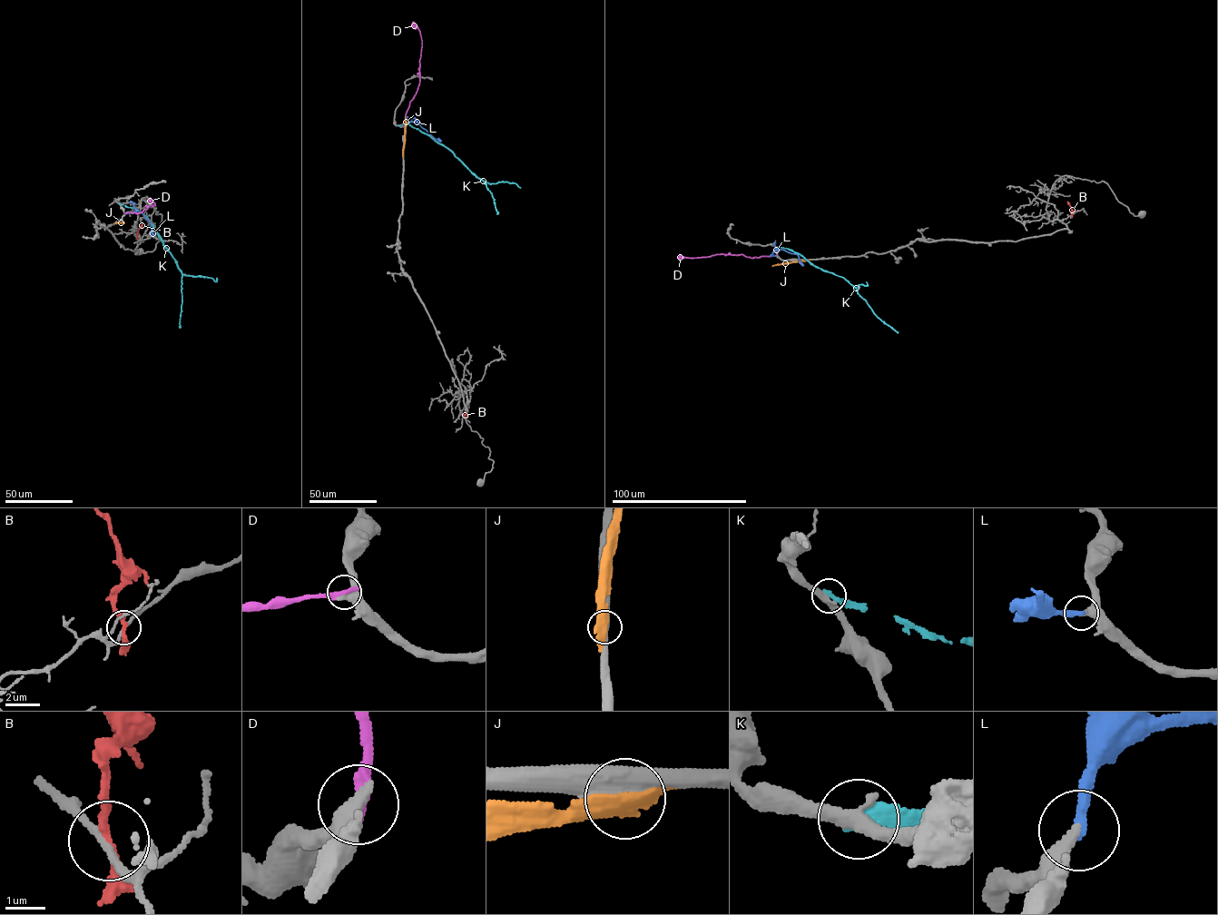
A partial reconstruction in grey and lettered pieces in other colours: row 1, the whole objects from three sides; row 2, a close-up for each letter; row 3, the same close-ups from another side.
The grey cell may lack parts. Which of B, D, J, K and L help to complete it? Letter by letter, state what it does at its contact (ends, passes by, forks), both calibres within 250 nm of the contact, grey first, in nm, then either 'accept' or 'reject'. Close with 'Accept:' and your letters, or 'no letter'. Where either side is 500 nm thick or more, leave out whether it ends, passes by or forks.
B: it passes by | 180/200 nm | reject
D: it ends | 360/400 nm | reject
J: it passes by | 460/420 nm | reject
K: it ends | 380/360 nm | reject
L: it ends | 320/300 nm | accept
Accept: L

